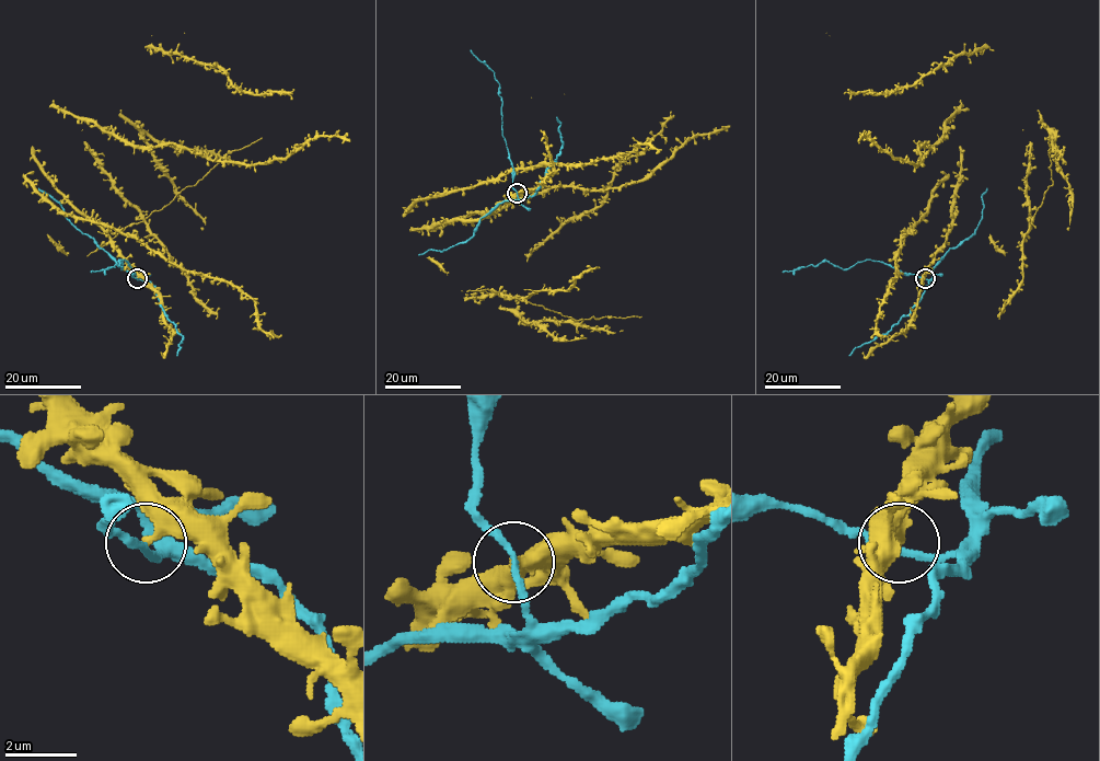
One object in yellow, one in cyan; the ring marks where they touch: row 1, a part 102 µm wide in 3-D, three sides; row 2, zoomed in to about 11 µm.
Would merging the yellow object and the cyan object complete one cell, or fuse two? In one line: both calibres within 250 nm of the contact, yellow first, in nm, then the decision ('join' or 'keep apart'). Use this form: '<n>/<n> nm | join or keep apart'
420/190 nm | keep apart

